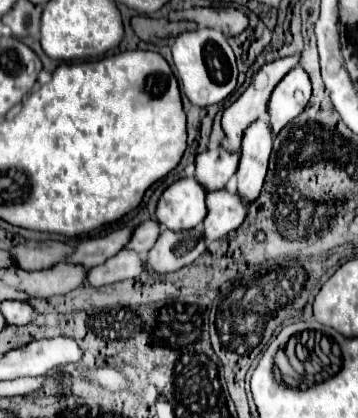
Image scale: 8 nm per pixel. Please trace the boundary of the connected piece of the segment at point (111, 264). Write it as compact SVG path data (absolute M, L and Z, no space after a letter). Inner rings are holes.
M122 250L118 256L106 260L102 266L94 266L88 272L88 284L90 286L106 286L112 282L136 278L146 270L146 258L142 258L138 252Z

